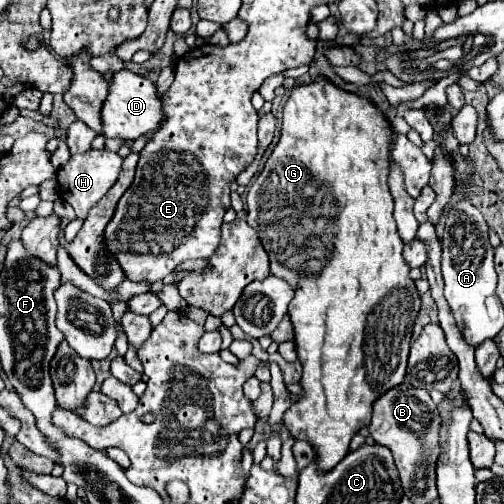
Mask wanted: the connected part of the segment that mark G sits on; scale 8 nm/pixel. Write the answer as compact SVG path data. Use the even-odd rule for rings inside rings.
M318 78L312 84L300 84L292 90L286 106L284 106L284 116L282 116L282 134L280 142L272 150L262 174L256 178L256 182L250 186L248 196L246 196L246 206L248 206L248 224L258 232L264 250L270 256L270 268L272 274L286 280L296 296L290 302L290 320L294 326L294 346L298 360L302 364L302 394L300 398L284 412L284 426L292 434L294 440L306 440L308 444L314 446L316 458L314 462L318 464L320 472L330 472L348 452L350 452L350 440L352 436L370 424L372 416L372 404L390 388L396 388L404 382L406 374L406 360L408 360L408 348L412 340L412 324L418 316L420 310L420 296L414 288L414 280L410 280L406 268L406 262L402 260L402 240L396 232L396 224L392 218L392 196L388 192L388 172L390 172L390 162L388 162L388 140L390 140L390 124L384 118L382 110L370 104L366 98L358 94L350 94L328 82L326 78Z

